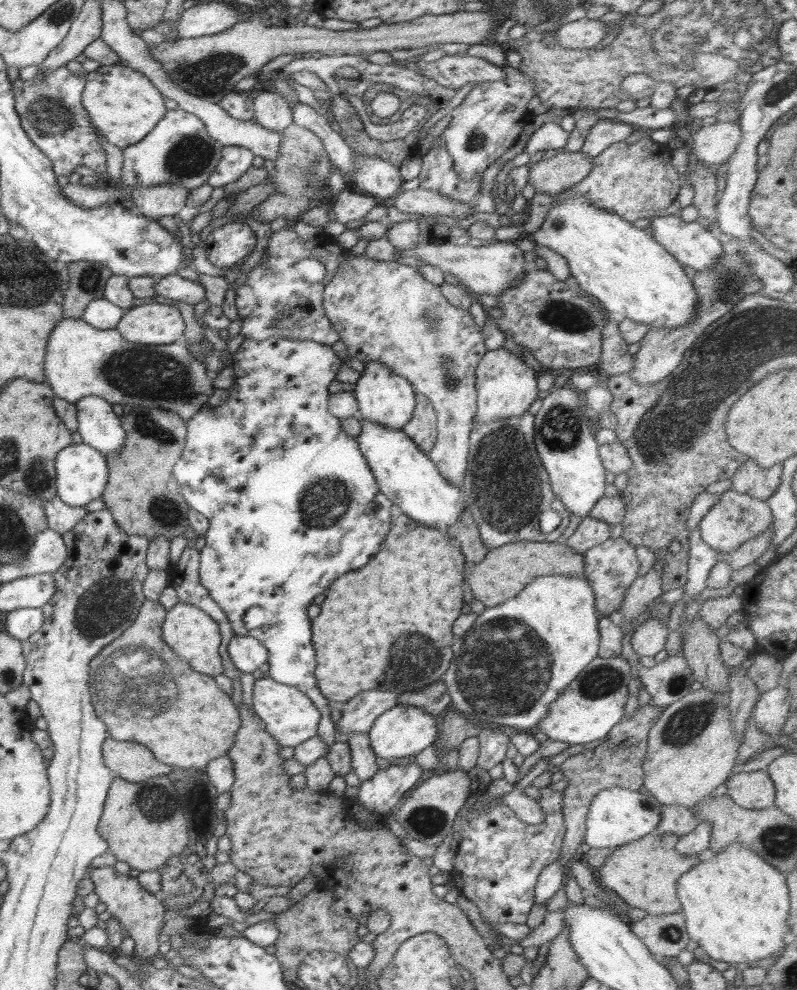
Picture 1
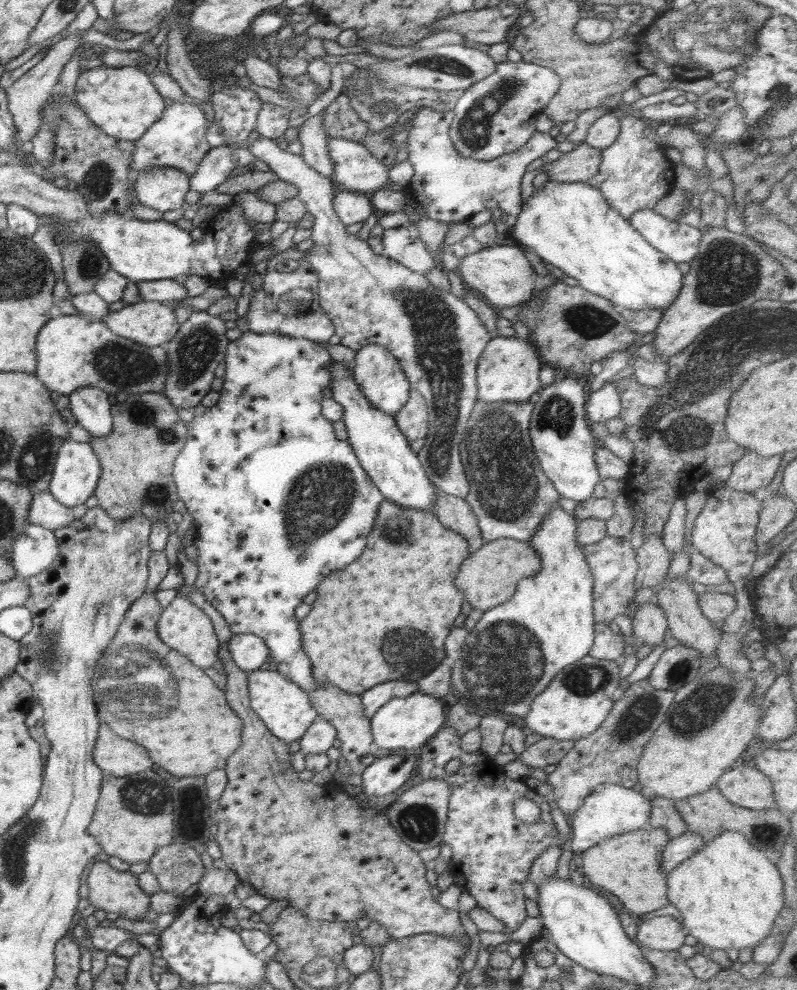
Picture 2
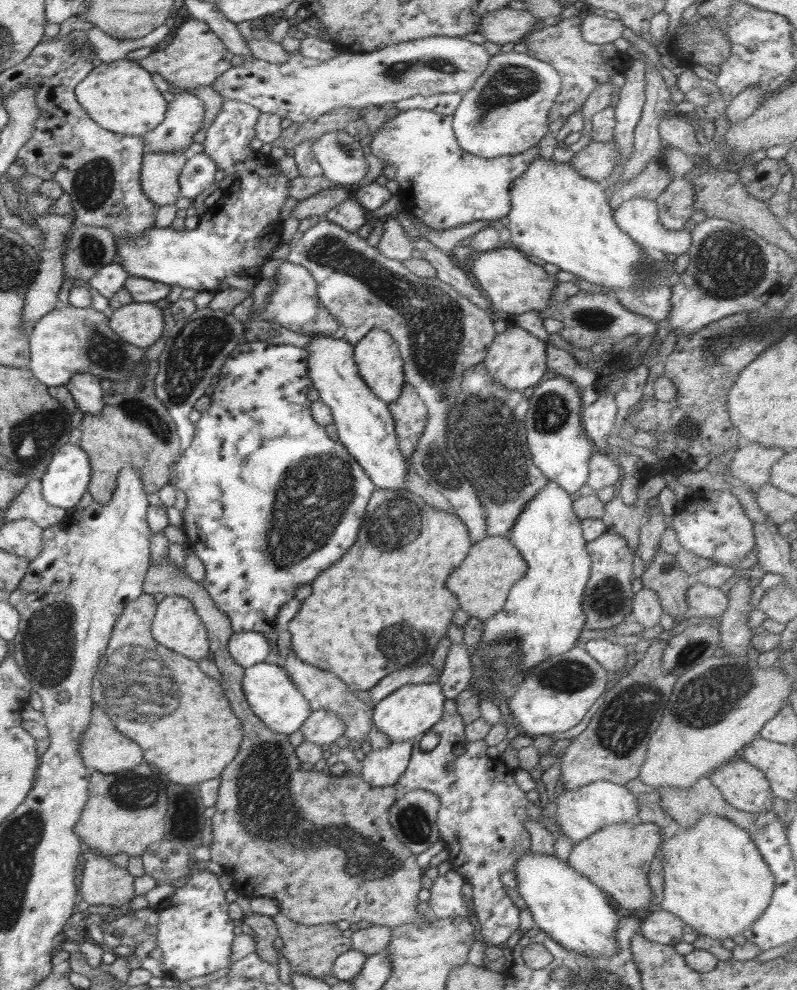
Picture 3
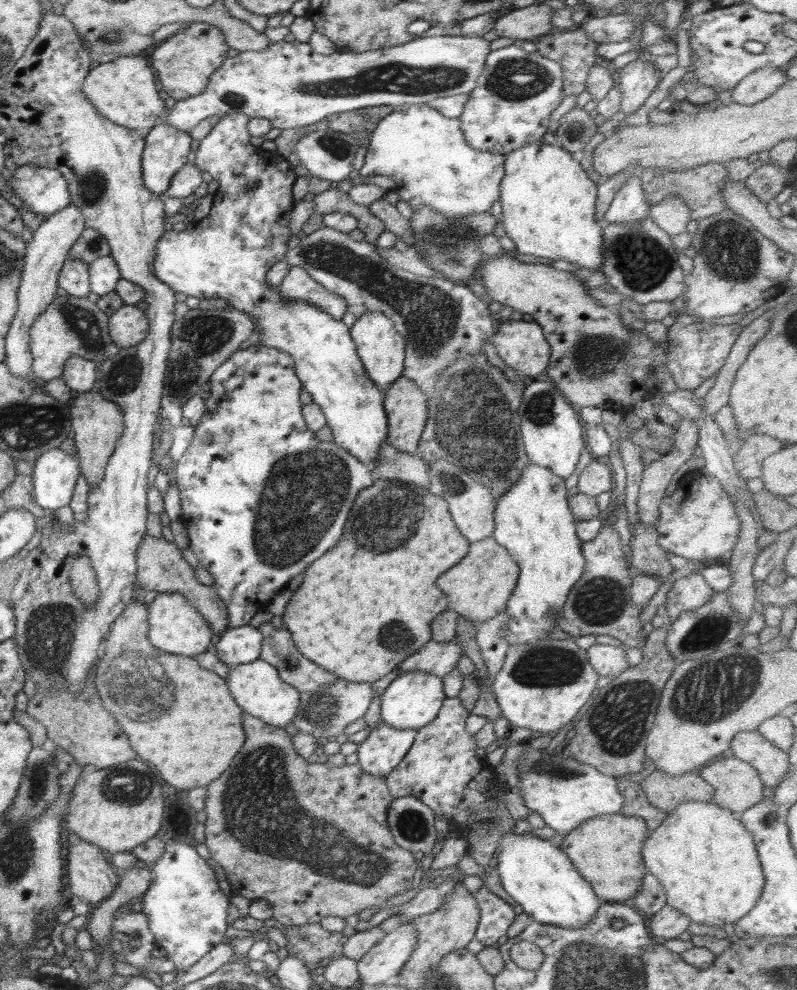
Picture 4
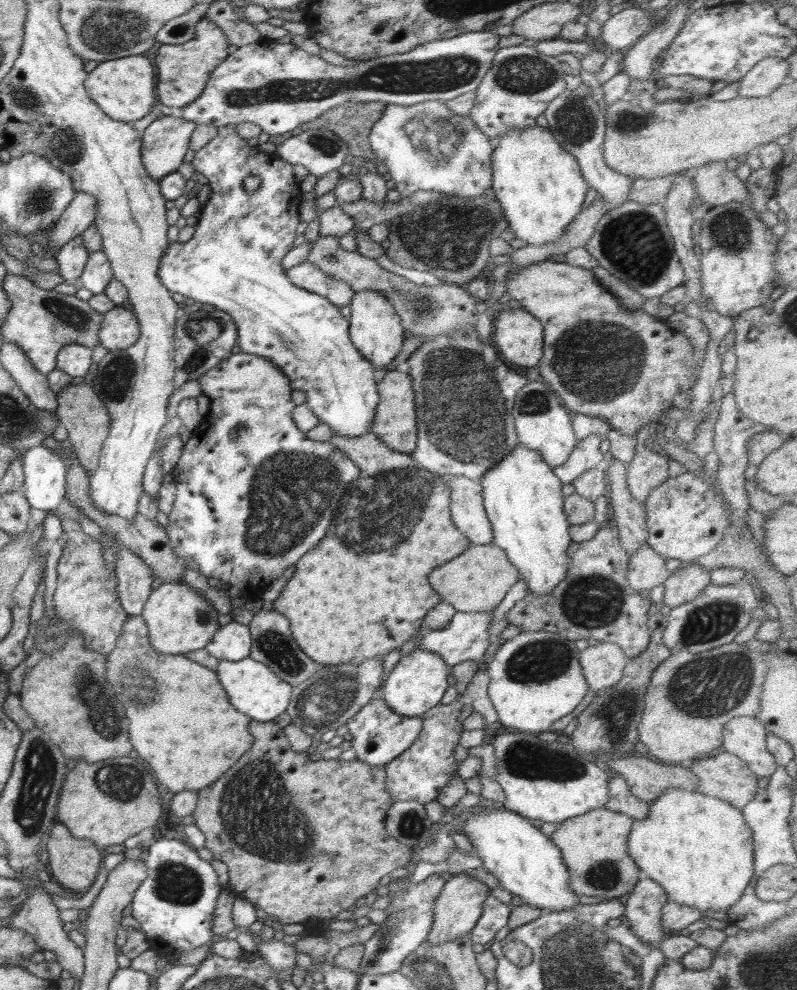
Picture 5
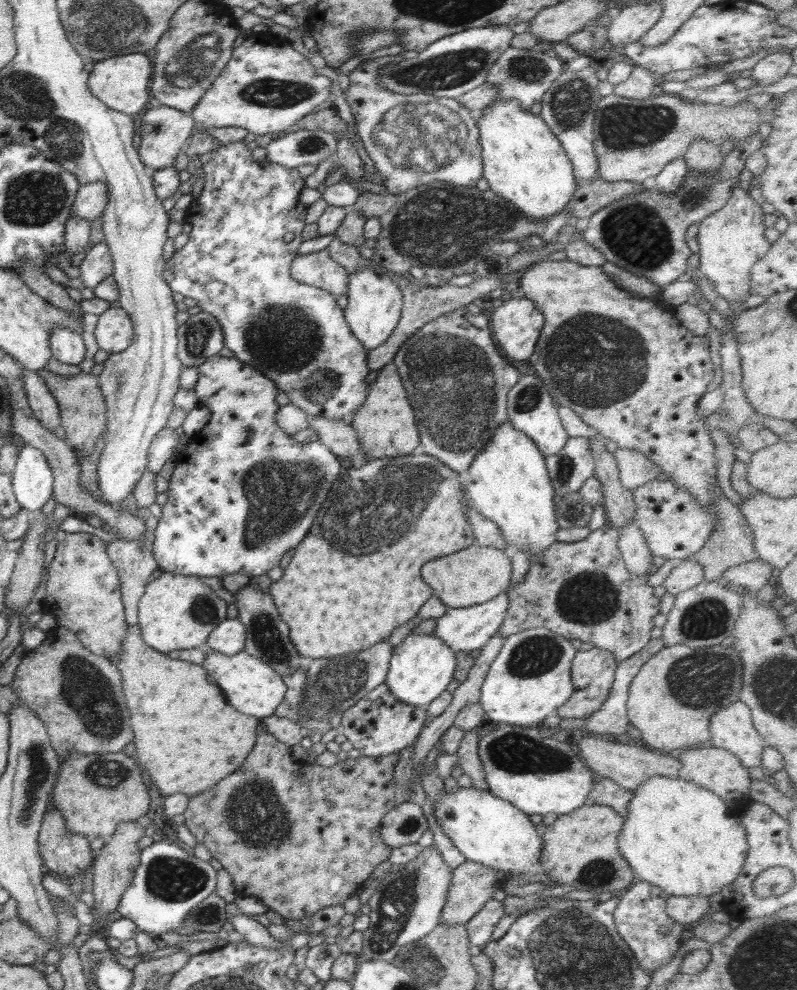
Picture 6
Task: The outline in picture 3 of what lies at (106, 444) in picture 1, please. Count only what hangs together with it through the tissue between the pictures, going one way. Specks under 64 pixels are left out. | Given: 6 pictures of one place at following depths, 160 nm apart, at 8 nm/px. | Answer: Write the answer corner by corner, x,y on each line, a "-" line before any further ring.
90,373
73,374
65,387
83,414
97,415
101,411
103,396
106,393
102,391
100,378

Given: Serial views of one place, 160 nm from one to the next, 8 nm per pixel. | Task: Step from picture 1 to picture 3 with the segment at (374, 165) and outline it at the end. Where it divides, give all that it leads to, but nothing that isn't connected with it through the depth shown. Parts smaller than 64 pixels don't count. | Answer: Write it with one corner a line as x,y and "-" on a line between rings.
333,131
314,140
312,152
314,152
316,162
322,167
323,175
334,182
336,186
349,188
364,178
368,172
368,162
364,158
360,142
342,131

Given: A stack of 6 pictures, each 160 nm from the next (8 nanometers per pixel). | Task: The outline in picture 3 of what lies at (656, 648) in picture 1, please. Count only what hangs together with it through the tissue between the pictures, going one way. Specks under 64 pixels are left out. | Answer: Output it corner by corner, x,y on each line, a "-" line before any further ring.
642,587
633,595
631,619
642,629
648,630
660,625
660,616
663,608
657,594
650,589

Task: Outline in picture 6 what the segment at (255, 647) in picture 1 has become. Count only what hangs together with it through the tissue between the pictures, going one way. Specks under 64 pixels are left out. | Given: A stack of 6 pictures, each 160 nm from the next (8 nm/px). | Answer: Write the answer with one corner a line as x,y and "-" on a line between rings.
227,619
208,635
205,647
230,656
243,650
245,640
246,629
240,621

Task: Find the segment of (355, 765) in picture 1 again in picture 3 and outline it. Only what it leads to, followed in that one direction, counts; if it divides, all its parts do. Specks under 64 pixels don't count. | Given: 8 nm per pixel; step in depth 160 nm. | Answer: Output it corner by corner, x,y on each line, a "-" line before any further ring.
292,651
285,657
283,667
287,670
288,678
291,679
292,684
305,696
313,711
334,711
337,717
344,722
344,735
350,739
350,744
345,749
352,751
360,749
362,742
368,740
368,732
373,725
373,709
358,699
356,692
351,691
341,678
334,676
332,672
324,672
324,670
310,666
310,664
300,660

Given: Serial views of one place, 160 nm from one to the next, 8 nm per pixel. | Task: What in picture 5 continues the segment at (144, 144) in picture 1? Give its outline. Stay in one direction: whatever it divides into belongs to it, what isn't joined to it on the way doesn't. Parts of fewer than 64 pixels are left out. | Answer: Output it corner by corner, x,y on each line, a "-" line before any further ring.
472,32
460,34
454,38
437,39
416,46
404,54
374,58
356,66
333,66
325,62
318,54
310,54
297,46
280,44
277,40
260,38
248,46
240,46
218,66
206,82
202,94
194,102
180,108
176,113
185,121
198,124
220,126
235,125
241,122
253,122
262,132
282,135
295,130
305,122
319,117
325,110
343,105
350,101
384,102
412,106
419,102
449,100
475,91
483,77
490,71
498,49
499,36
494,32

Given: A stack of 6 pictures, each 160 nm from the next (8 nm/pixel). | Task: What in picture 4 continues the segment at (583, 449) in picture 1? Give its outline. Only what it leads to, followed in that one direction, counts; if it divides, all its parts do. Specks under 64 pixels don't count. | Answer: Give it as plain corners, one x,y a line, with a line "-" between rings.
528,380
518,409
523,443
529,460
566,480
574,473
585,446
585,428
574,407
552,382

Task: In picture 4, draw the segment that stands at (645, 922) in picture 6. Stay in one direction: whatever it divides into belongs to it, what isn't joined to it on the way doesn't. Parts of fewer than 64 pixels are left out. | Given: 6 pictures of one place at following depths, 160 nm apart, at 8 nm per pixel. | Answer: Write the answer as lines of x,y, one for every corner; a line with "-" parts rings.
648,873
642,879
642,886
630,903
648,919
667,904
667,896
660,881
652,874

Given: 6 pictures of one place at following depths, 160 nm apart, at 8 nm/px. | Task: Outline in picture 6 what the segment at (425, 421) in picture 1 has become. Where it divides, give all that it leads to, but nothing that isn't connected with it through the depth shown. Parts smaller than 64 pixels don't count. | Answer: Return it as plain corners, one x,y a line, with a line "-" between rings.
393,362
385,364
377,374
374,383
368,386
368,393
363,405
355,410
351,427
358,435
362,452
370,460
392,458
414,454
420,449
419,430
416,426
416,417
412,406
408,402
405,386

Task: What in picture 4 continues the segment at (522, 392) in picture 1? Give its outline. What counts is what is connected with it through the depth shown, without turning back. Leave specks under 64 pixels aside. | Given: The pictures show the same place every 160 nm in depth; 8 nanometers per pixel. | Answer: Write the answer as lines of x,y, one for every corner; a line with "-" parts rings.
507,319
497,324
492,344
498,356
522,378
533,380
547,368
551,348
536,322

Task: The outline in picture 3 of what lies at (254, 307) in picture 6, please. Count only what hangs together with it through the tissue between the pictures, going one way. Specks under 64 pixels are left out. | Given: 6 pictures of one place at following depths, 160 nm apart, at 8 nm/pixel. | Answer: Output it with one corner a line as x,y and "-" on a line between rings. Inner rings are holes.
223,99
223,105
221,111
218,113
218,116
214,119
214,122
209,126
206,132
206,140
202,146
204,147
204,153
206,153
215,163
220,170
224,170
226,174
235,174
236,178
231,183
230,186
223,189
223,195
219,200
207,208
205,213
199,216
199,223
197,227
193,230
177,230
172,227
150,227
148,230
144,231
144,234
141,234
138,238
133,238
133,236
125,236
121,242
117,242
117,251
119,252
119,257
121,258
120,264
129,272
129,276
134,276
134,278
144,278
153,282
160,282
161,284
171,286
179,286
184,288
190,288
190,290
198,290
198,292
208,291
208,292
220,292
228,288
233,288
234,290
247,290
251,292
255,285
258,283
258,280
261,275
261,268
271,260
272,252
281,246
284,241
281,237
281,230
283,219
280,217
280,207
284,204
284,201
289,198
288,185
289,178
286,178
286,175
283,175
278,170
278,160
272,159
270,155
265,155
260,152
253,151
250,147
250,142
256,136
256,123
258,117
260,116
260,111
245,102
238,102
236,100
226,100
-
312,335
306,346
308,355
308,374
313,382
313,388
318,390
319,400
328,406
336,425
338,441
356,459
356,462
368,474
372,483
380,490
407,490
408,478
407,457
399,449
395,433
395,422
388,408
388,403
381,401
362,380
354,360
353,346
345,339
334,338
333,335

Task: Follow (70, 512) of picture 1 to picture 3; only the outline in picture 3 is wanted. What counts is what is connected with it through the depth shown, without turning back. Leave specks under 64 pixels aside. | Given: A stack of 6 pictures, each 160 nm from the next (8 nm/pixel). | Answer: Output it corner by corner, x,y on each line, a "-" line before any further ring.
28,480
26,488
14,498
6,510
6,522
20,519
32,520
43,529
54,524
65,524
68,513
66,509
51,506
44,501
40,480

